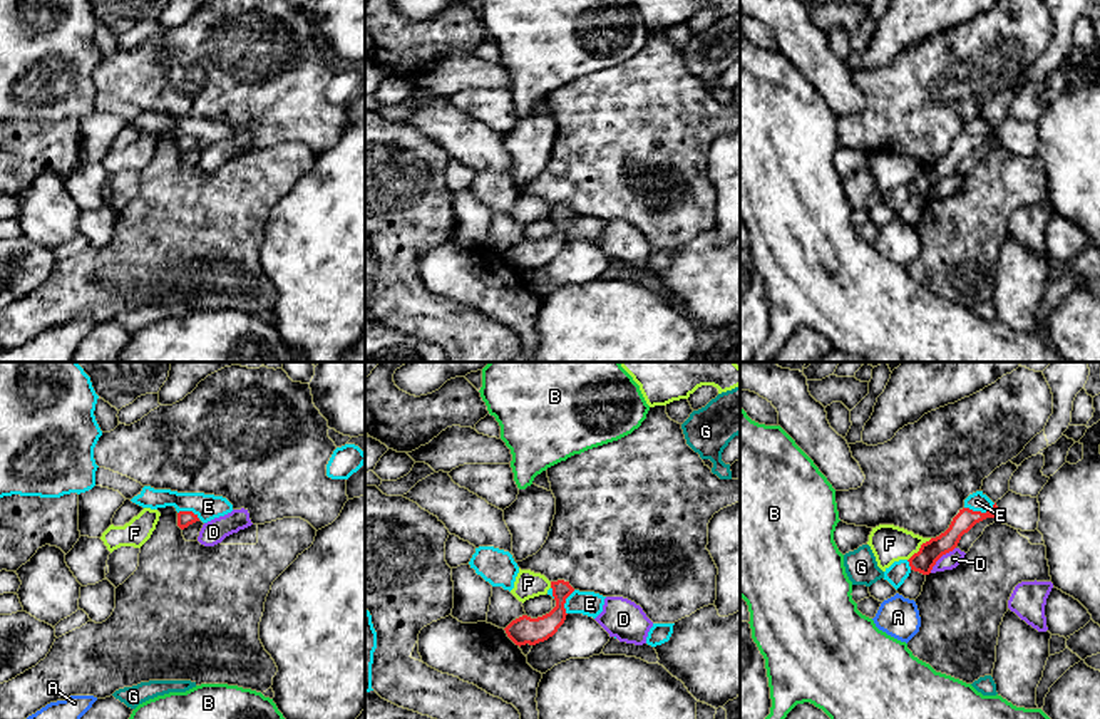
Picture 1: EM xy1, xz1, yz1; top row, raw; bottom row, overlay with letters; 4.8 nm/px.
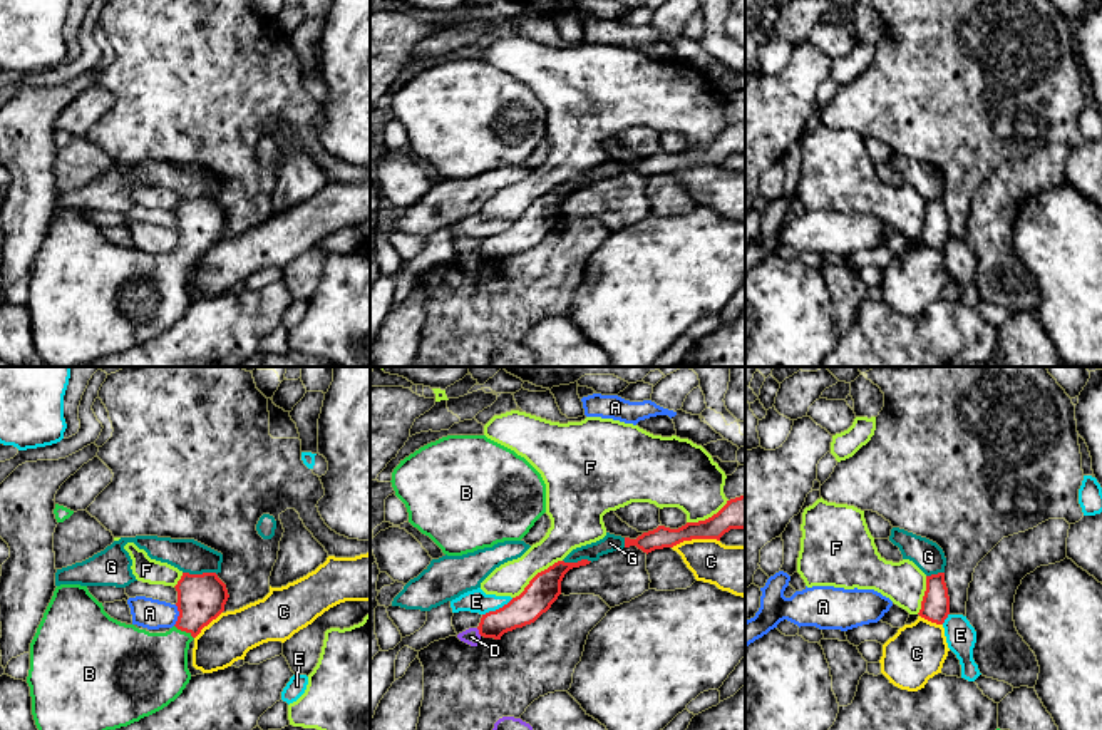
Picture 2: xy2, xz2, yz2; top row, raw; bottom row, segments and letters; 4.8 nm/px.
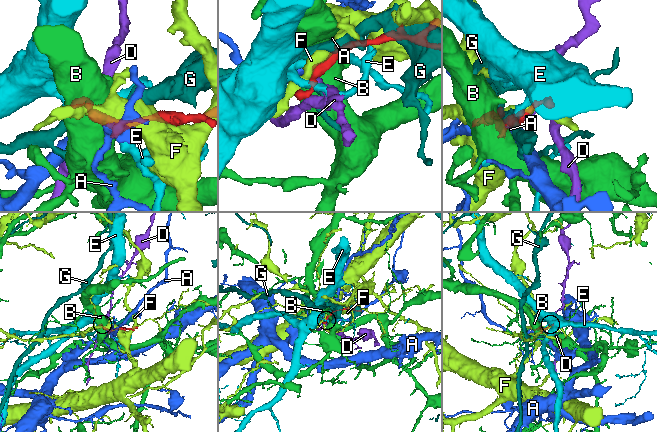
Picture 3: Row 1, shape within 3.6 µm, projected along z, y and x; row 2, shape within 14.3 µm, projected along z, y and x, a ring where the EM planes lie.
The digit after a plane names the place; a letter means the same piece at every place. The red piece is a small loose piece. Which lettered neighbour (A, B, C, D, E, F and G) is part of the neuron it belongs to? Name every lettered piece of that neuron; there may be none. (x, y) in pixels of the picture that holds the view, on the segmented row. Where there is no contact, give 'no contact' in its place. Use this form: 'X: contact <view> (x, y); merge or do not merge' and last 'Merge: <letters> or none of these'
A: contact xy2 (180, 615); do not merge
B: contact xy2 (185, 630); merge
C: contact xz2 (695, 538); do not merge
D: contact yz1 (940, 557); do not merge
E: contact yz1 (980, 512); do not merge
F: contact xz2 (536, 575); do not merge
G: contact xy2 (200, 575); do not merge
Merge: B

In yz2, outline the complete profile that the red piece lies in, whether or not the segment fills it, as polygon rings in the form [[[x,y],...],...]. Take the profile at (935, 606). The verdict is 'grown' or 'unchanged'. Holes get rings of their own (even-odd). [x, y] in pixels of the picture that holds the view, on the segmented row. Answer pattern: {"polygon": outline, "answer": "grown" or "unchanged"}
{"polygon": [[[945,573],[926,576],[926,591],[918,613],[921,618],[943,625],[950,614],[950,596]]], "answer": "unchanged"}

